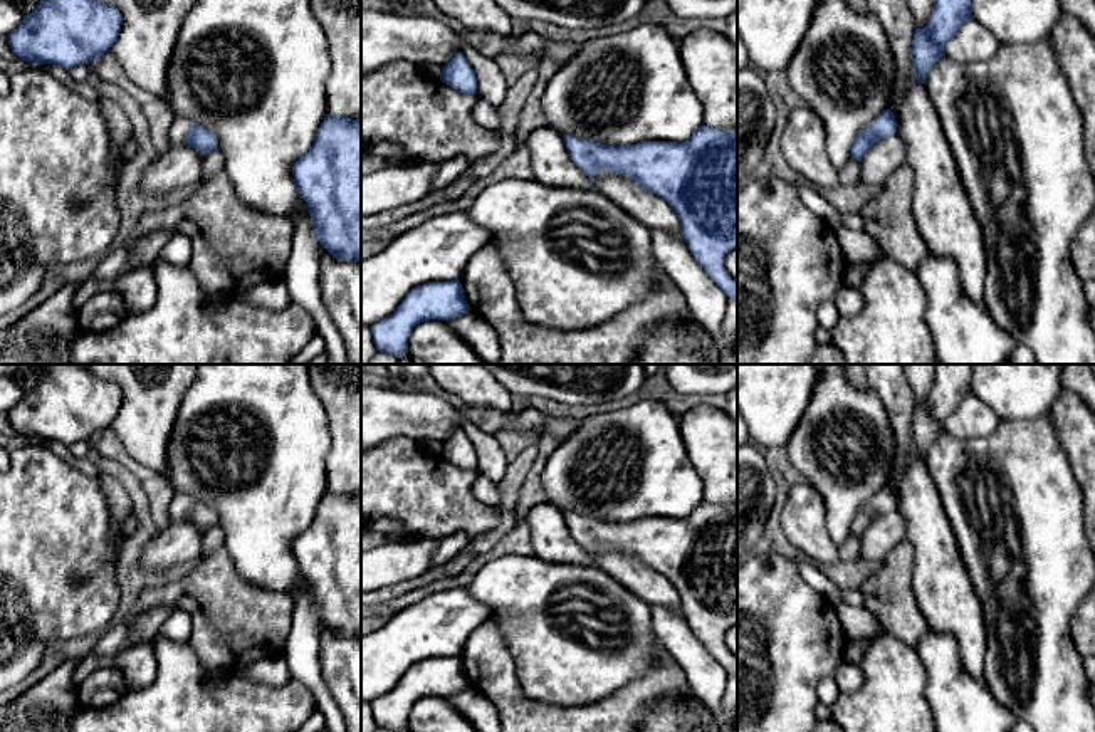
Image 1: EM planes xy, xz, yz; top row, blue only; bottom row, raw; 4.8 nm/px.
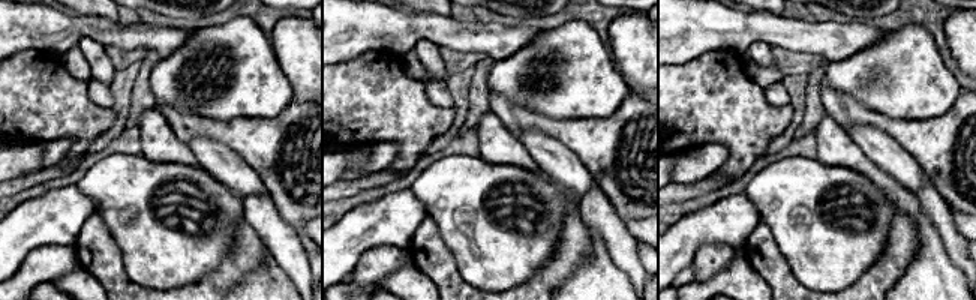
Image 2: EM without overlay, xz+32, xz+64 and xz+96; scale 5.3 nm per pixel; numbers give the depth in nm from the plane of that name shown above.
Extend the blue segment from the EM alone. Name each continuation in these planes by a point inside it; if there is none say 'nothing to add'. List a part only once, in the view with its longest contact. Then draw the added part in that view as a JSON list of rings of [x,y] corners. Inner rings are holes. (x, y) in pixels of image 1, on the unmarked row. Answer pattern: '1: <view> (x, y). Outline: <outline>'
1: xy (178, 506). Outline: [[[175,494],[168,507],[168,515],[171,524],[183,522],[186,510],[188,510],[188,497],[181,494]]]

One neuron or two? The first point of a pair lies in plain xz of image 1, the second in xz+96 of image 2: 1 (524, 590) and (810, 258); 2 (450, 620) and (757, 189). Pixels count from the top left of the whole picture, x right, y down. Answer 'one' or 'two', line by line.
1: one
2: two

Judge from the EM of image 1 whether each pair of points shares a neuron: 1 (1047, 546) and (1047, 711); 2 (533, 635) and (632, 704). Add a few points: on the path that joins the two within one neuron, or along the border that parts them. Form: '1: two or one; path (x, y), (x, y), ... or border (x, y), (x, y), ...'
1: one; path (1047, 586), (1047, 670)
2: two; border (649, 670), (605, 697), (578, 705)

